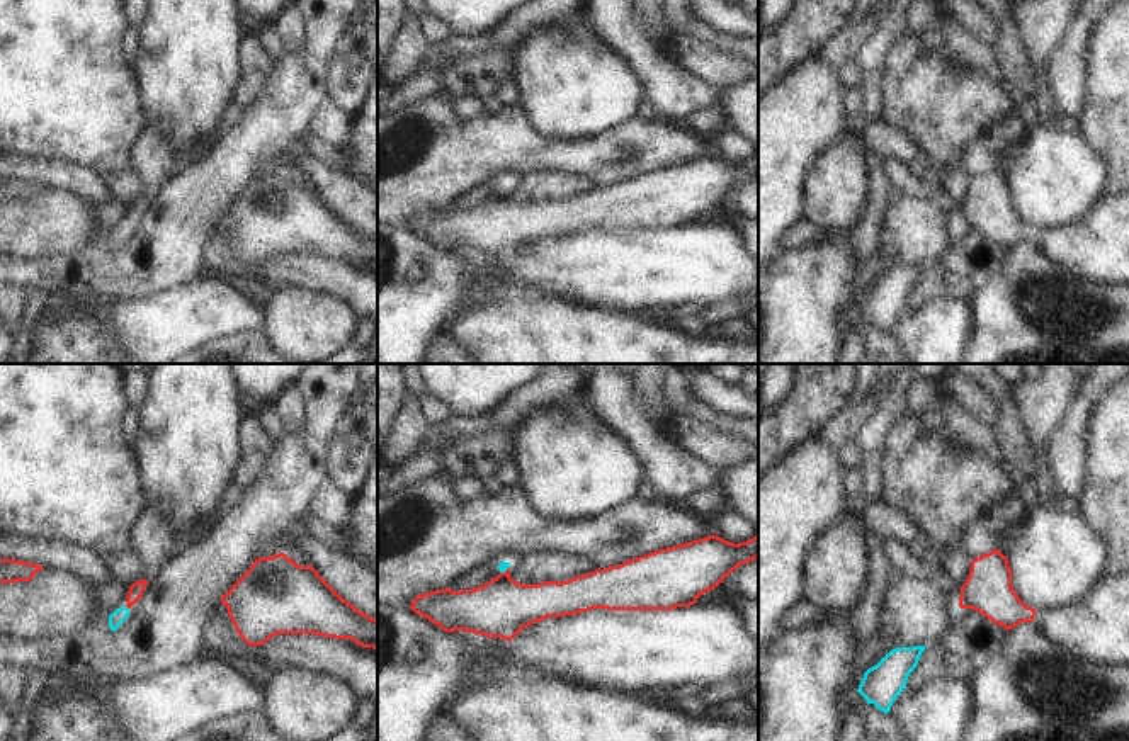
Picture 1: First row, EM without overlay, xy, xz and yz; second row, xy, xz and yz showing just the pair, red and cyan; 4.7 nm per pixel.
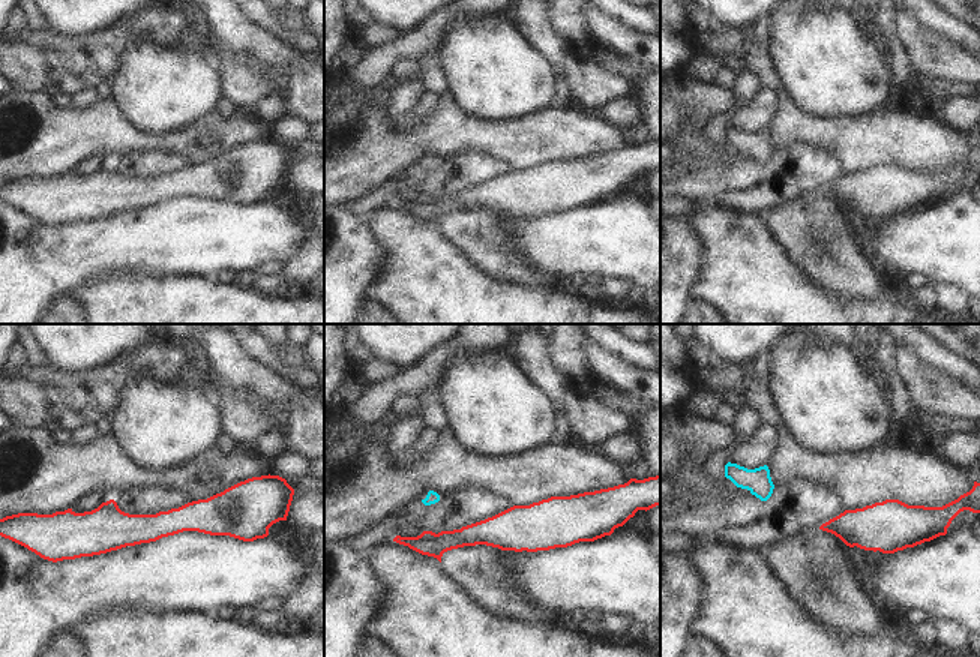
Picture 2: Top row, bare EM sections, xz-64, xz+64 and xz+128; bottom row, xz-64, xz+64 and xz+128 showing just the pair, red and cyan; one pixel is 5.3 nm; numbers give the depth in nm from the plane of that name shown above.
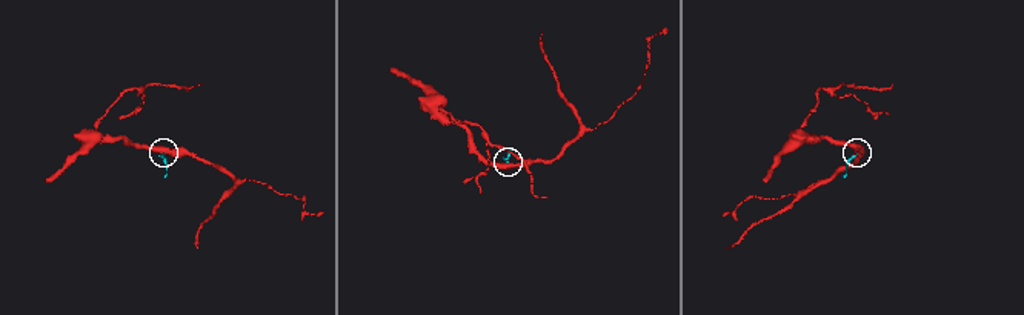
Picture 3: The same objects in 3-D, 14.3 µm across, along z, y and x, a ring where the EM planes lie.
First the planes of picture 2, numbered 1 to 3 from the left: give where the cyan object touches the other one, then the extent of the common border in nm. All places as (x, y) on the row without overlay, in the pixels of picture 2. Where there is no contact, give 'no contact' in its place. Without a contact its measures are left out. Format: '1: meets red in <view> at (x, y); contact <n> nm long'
1: no contact
2: no contact
3: no contact

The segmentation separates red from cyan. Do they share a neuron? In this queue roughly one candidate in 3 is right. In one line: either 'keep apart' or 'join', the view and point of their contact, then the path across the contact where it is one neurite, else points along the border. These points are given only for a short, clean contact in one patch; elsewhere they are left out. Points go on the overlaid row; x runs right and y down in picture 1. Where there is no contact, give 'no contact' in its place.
keep apart | xz (505, 571) | along xz (509, 566), (500, 573)

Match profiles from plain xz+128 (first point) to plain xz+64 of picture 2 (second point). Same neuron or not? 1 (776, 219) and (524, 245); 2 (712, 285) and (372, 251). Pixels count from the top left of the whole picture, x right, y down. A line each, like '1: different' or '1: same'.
1: different
2: different

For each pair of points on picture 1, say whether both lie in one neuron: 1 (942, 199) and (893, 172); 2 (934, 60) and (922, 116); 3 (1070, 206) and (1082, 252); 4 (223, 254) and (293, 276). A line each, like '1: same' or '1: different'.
1: same
2: same
3: different
4: same

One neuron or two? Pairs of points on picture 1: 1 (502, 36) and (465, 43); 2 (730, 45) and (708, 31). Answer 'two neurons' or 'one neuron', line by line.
1: one neuron
2: one neuron

